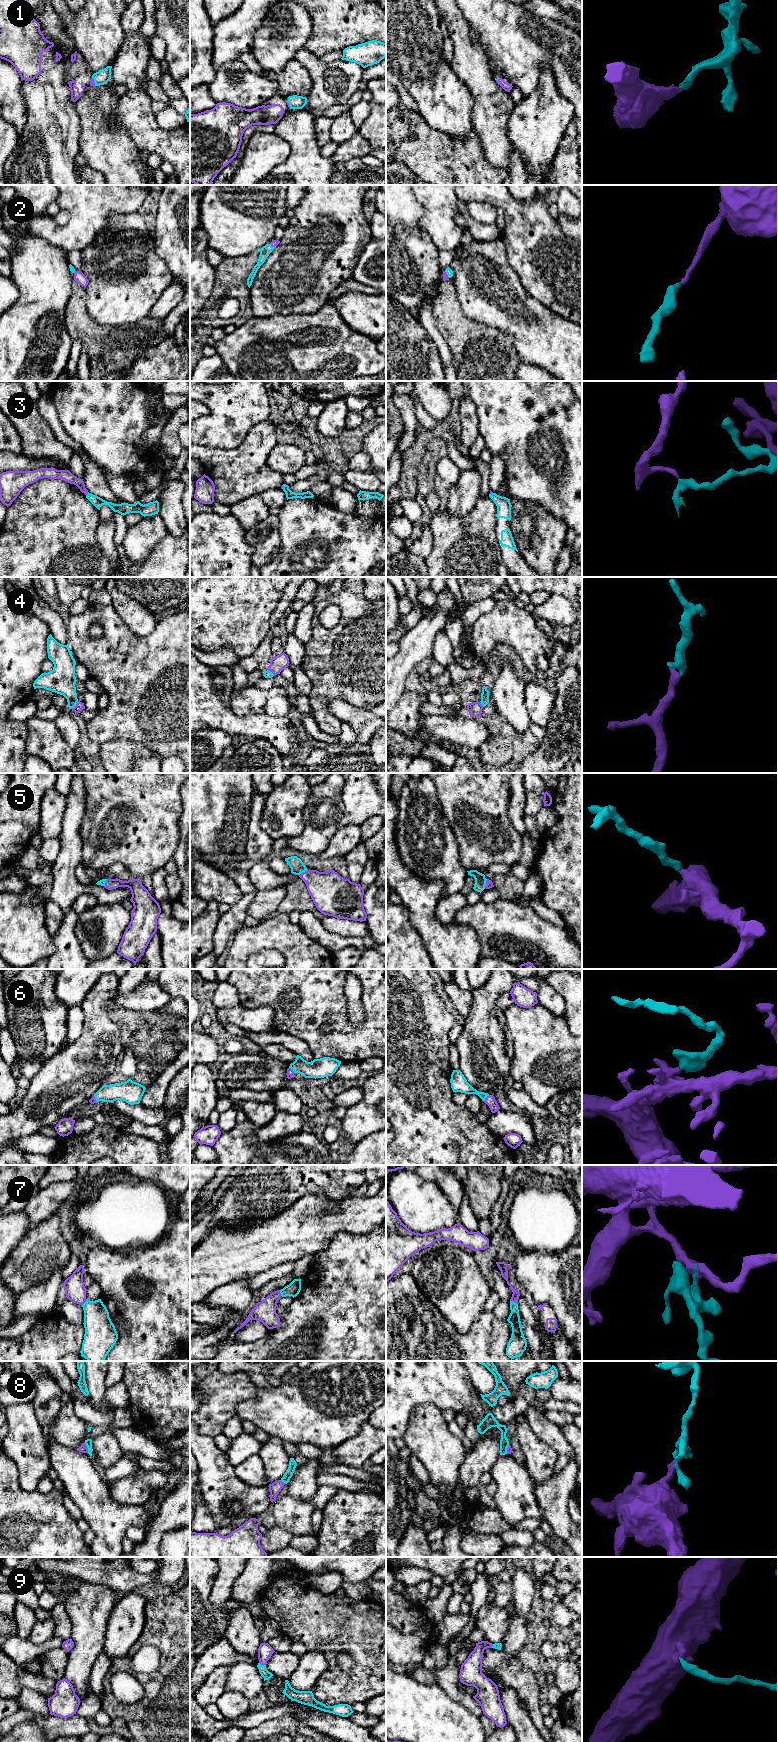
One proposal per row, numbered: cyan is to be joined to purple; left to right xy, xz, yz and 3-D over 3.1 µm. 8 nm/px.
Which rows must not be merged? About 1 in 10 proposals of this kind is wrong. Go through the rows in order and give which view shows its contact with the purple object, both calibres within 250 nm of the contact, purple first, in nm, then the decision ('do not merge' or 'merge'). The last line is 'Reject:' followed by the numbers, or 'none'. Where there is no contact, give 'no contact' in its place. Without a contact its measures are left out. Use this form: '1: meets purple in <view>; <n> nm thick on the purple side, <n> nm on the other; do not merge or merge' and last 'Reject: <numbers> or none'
1: meets purple in xy; 40 nm thick on the purple side, 120 nm on the other; merge
2: meets purple in yz; 50 nm thick on the purple side, 50 nm on the other; merge
3: meets purple in xy; 90 nm thick on the purple side, 80 nm on the other; do not merge
4: meets purple in xy; 70 nm thick on the purple side, 220 nm on the other; merge
5: meets purple in xz; 300 nm thick on the purple side, 110 nm on the other; merge
6: meets purple in yz; 80 nm thick on the purple side, 130 nm on the other; merge
7: meets purple in yz; 60 nm thick on the purple side, 100 nm on the other; merge
8: meets purple in xy; 70 nm thick on the purple side, 60 nm on the other; do not merge
9: meets purple in xz; 120 nm thick on the purple side, 70 nm on the other; merge
Reject: 3, 8

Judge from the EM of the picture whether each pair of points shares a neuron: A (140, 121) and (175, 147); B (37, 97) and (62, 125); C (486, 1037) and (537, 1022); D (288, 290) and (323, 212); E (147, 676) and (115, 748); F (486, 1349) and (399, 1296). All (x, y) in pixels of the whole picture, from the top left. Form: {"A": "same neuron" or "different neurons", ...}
{"A": "same neuron", "B": "same neuron", "C": "different neurons", "D": "same neuron", "E": "different neurons", "F": "same neuron"}

